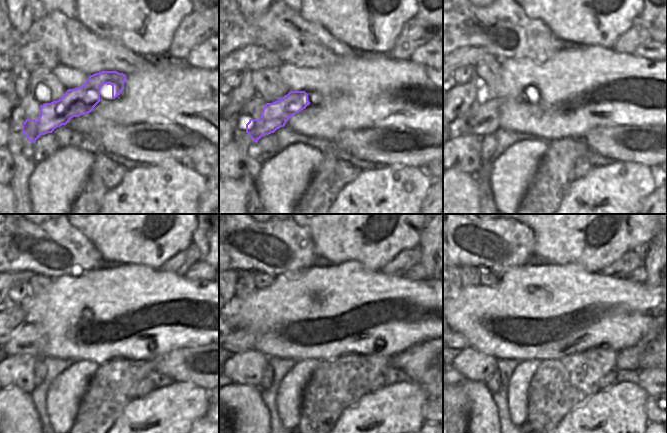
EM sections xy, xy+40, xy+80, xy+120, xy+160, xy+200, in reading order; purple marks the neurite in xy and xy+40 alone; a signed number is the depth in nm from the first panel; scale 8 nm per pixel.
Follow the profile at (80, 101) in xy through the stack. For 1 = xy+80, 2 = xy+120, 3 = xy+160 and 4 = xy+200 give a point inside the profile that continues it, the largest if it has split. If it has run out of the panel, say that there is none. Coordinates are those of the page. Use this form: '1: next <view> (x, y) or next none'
1: next xy+80 (486, 122)
2: next xy+120 (33, 338)
3: next xy+160 (247, 337)
4: next xy+200 (463, 339)

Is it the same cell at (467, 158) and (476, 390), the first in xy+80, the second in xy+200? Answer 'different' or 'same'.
different

